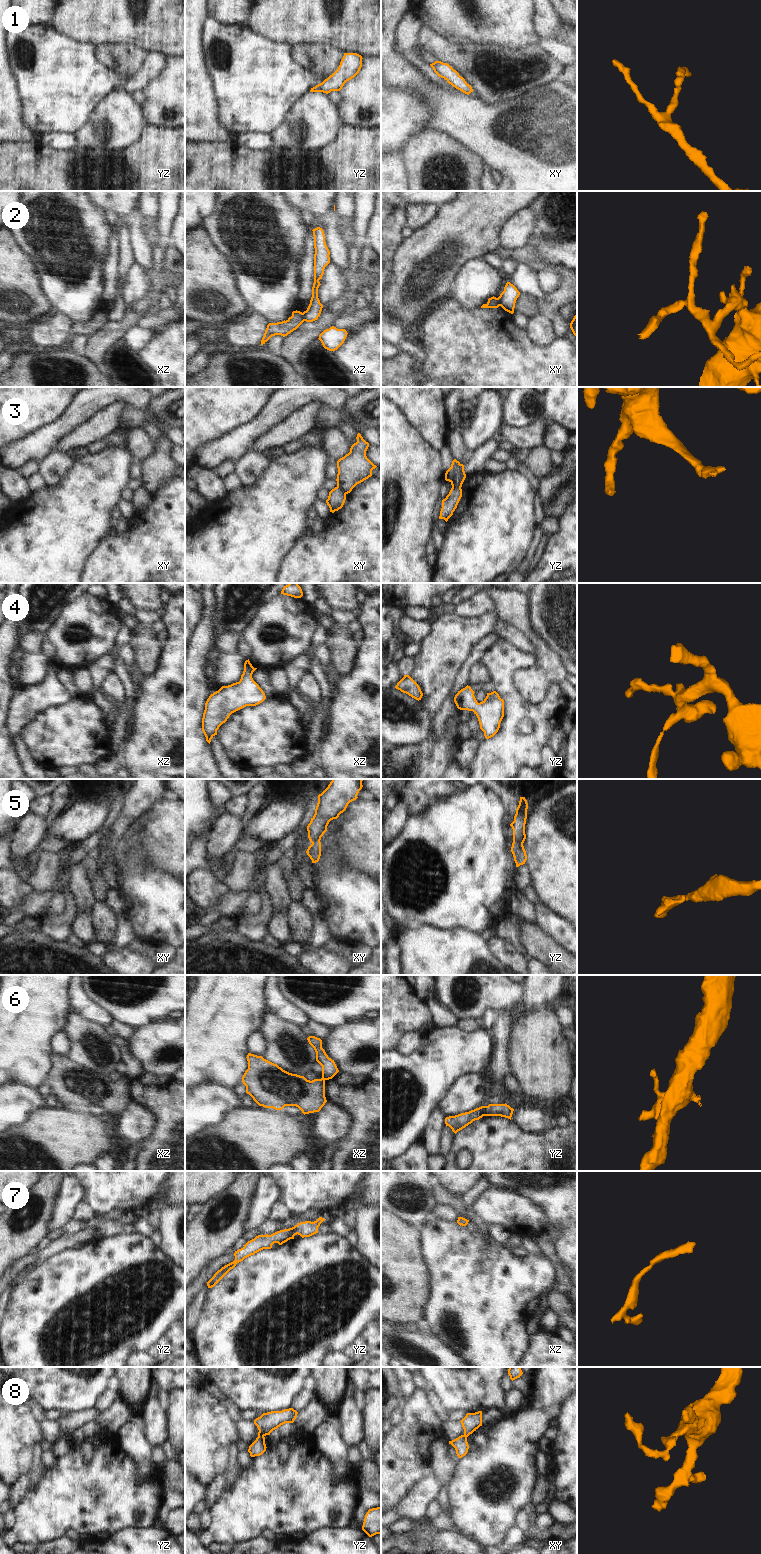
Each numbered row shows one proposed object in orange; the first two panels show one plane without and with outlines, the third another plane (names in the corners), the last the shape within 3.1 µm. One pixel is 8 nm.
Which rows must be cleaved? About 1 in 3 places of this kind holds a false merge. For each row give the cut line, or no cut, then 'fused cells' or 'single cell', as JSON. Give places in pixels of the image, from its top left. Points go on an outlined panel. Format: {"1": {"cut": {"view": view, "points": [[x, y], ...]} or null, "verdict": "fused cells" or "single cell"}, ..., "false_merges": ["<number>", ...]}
{"1": {"cut": null, "verdict": "single cell"}, "2": {"cut": {"view": "xz", "points": [[302, 313], [304, 320]]}, "verdict": "fused cells"}, "3": {"cut": {"view": "xy", "points": [[337, 486], [346, 493]]}, "verdict": "fused cells"}, "4": {"cut": null, "verdict": "single cell"}, "5": {"cut": null, "verdict": "single cell"}, "6": {"cut": {"view": "yz", "points": [[487, 1106], [484, 1115]]}, "verdict": "fused cells"}, "7": {"cut": null, "verdict": "single cell"}, "8": {"cut": {"view": "yz", "points": [[258, 1435], [263, 1436]]}, "verdict": "fused cells"}, "false_merges": ["2", "3", "6", "8"]}

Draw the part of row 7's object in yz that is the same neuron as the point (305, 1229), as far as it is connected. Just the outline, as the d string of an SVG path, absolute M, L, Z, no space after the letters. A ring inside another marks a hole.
M320 1217L316 1221L300 1222L292 1228L277 1231L271 1235L258 1235L254 1239L248 1241L243 1248L235 1251L235 1260L220 1270L207 1282L208 1288L214 1287L237 1263L243 1261L245 1258L254 1255L263 1249L271 1249L274 1243L282 1245L290 1239L294 1239L295 1235L300 1235L302 1238L310 1237L318 1233L318 1227L326 1219Z

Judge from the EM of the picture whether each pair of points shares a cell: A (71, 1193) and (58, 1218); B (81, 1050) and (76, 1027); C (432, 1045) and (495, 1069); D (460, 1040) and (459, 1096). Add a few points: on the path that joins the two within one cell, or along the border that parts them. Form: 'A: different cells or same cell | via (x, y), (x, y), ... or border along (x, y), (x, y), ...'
A: same cell | via (68, 1199), (63, 1212)
B: same cell | via (81, 1044), (81, 1033)
C: different cells | border along (493, 1044), (490, 1059), (482, 1073)
D: different cells | border along (482, 1073), (467, 1073), (459, 1076), (444, 1095)

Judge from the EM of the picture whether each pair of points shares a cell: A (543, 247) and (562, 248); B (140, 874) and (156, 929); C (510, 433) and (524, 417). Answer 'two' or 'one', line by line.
A: one
B: one
C: two

